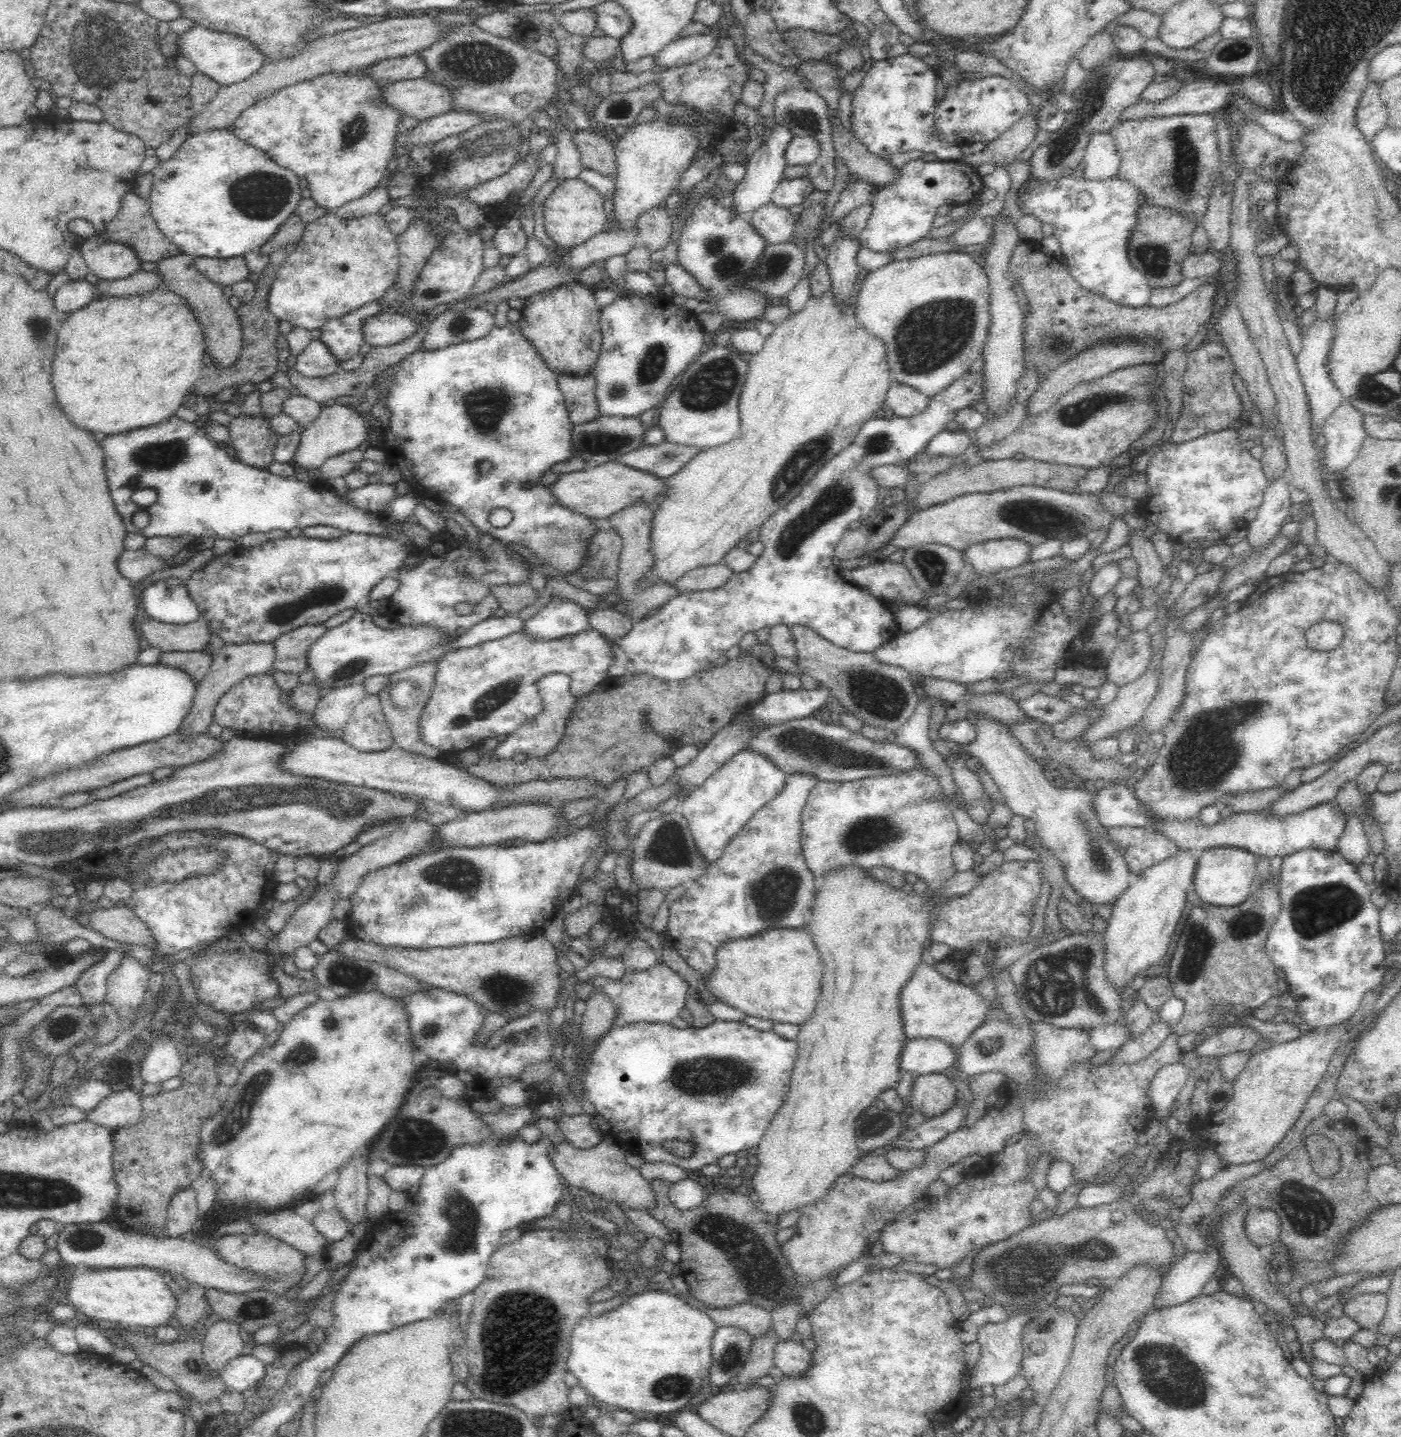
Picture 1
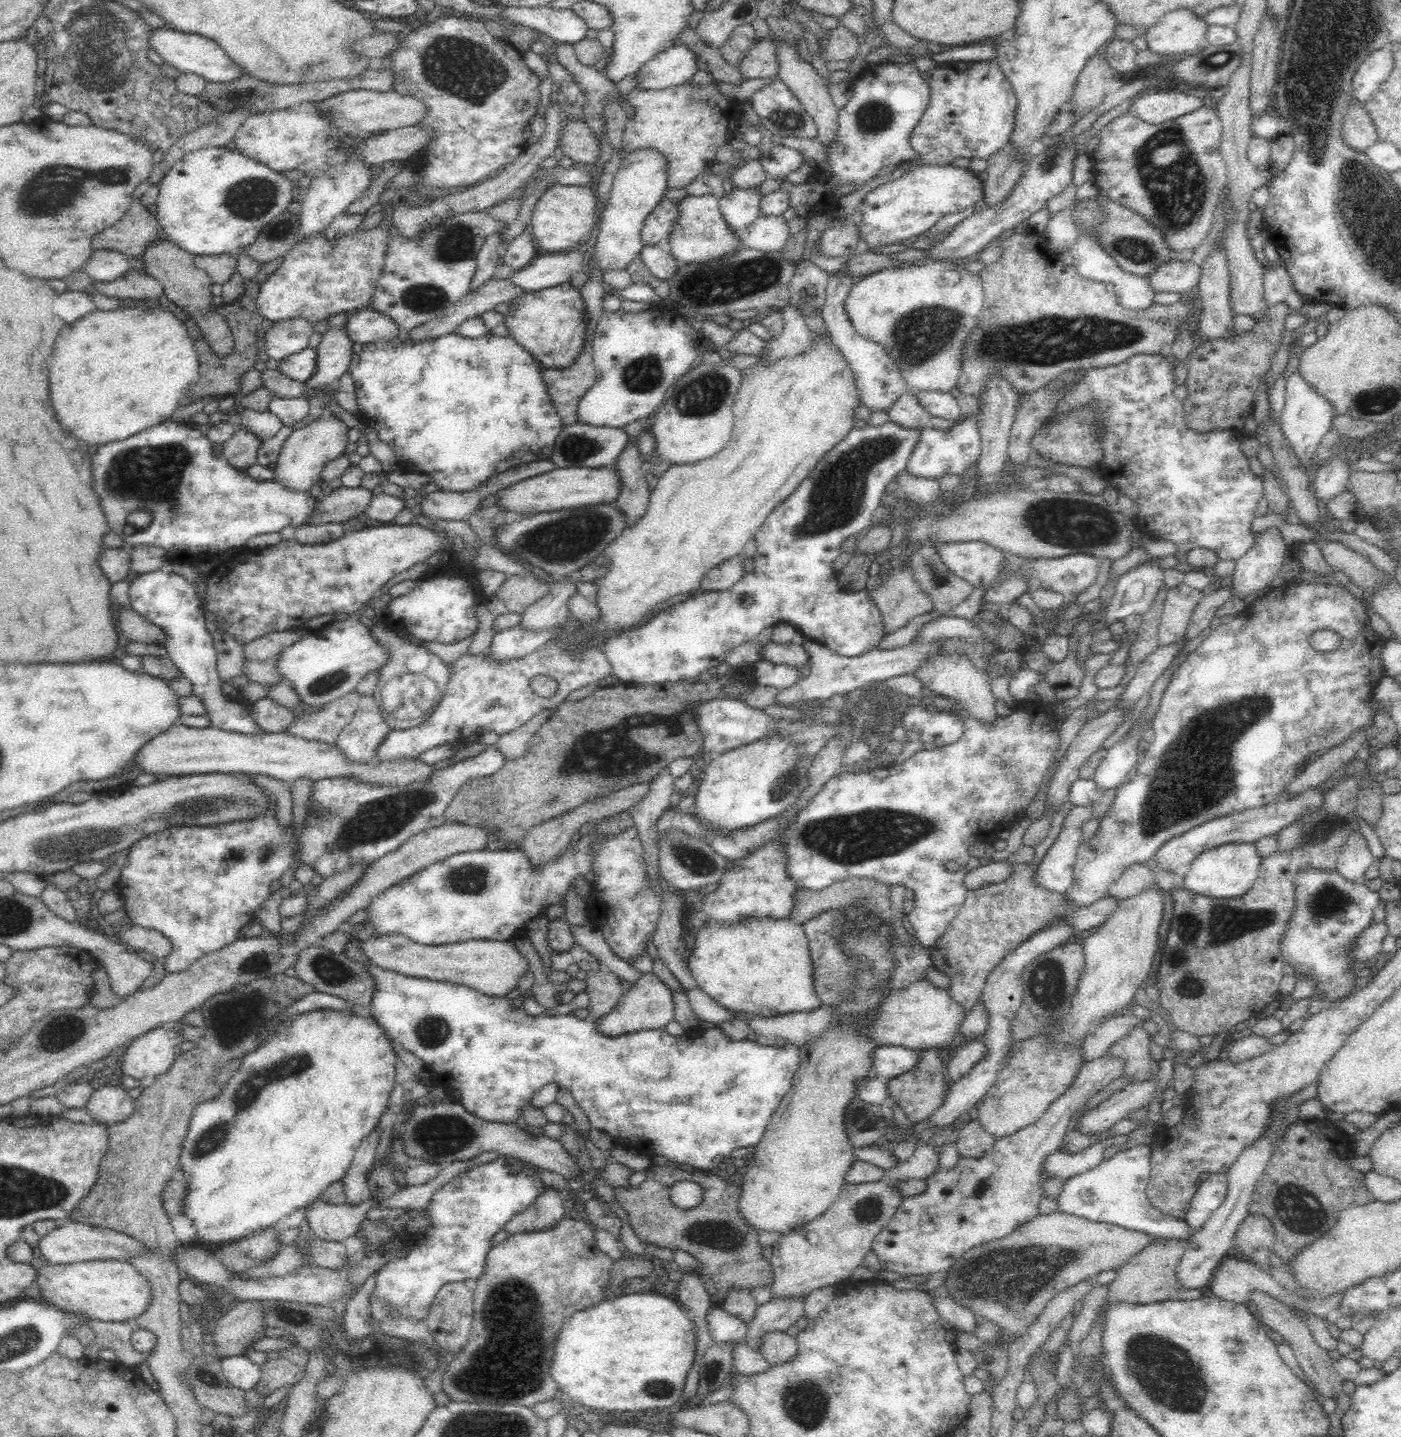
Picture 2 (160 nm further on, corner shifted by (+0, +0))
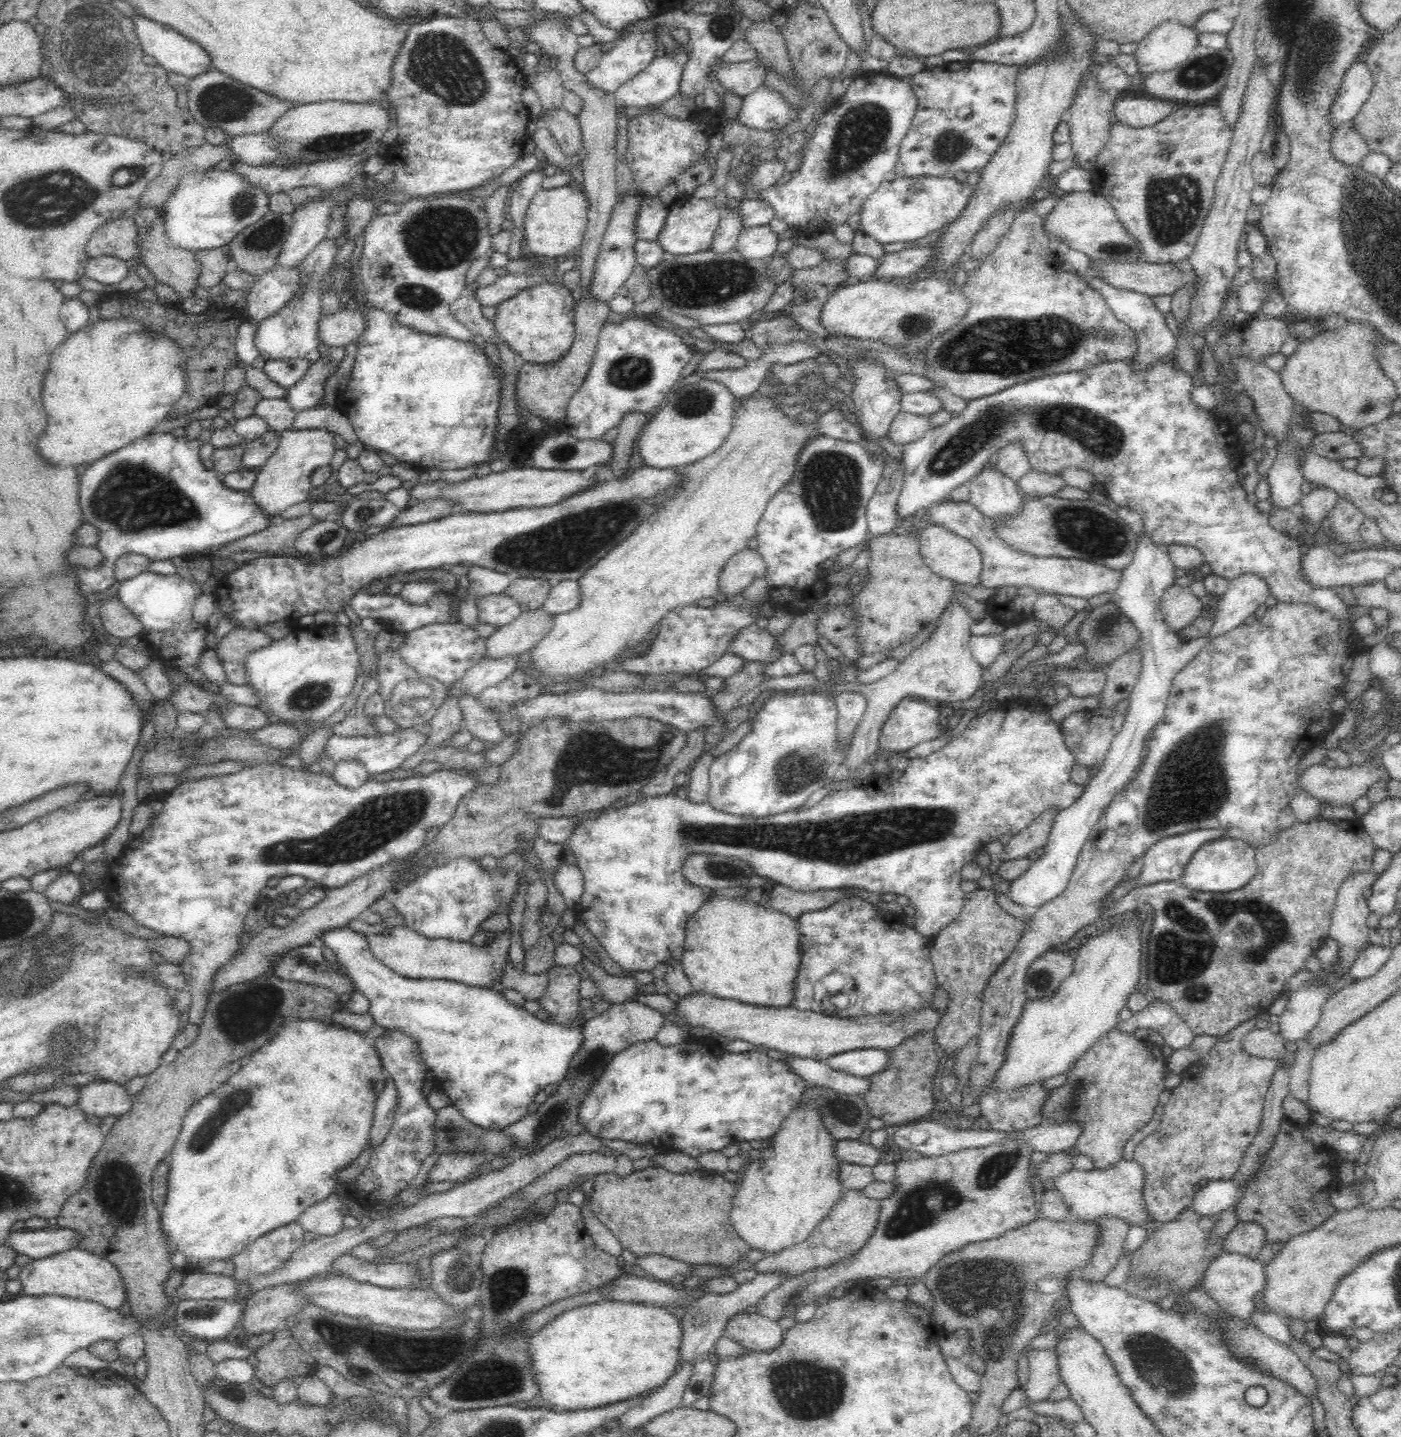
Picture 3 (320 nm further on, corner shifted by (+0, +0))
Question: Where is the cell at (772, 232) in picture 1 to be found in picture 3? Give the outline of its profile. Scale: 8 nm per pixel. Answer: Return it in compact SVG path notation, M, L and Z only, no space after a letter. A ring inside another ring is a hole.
M770 225L748 226L741 230L735 249L744 258L770 258L777 244L778 237Z

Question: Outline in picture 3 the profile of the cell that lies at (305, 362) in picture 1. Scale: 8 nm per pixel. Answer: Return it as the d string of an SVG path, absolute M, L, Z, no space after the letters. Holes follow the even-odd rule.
M306 358L266 361L263 372L270 377L272 383L289 389L295 386L311 368L311 363Z

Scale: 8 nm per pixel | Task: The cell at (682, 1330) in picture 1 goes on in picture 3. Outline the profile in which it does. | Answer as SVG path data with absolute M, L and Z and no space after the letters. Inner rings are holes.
M634 1302L583 1305L560 1314L530 1339L529 1361L542 1400L564 1410L593 1409L629 1398L645 1398L666 1383L681 1359L682 1324L668 1310Z

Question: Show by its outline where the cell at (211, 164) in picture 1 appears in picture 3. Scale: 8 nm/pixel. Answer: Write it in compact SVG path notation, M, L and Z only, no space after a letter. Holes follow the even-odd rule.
M206 168L200 172L190 172L180 178L180 184L172 190L162 208L162 219L166 234L180 249L189 251L208 250L228 244L246 226L260 220L270 212L268 198L270 194L264 192L259 186L250 184L243 176L238 176L233 170L218 170Z

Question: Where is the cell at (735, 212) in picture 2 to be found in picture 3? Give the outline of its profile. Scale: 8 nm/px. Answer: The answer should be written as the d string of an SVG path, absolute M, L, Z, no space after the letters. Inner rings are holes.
M722 207L719 225L709 250L716 254L726 254L728 250L734 249L743 228L743 220L739 217L739 210L735 207L730 211L728 207Z

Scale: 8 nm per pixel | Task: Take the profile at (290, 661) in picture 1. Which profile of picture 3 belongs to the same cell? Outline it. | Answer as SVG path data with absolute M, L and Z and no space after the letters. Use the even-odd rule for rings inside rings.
M234 628L230 634L223 636L217 647L215 648L218 658L221 660L226 682L230 684L247 684L247 676L245 675L245 661L246 655L253 650L268 646L272 638L265 633L257 630L243 630L242 628Z

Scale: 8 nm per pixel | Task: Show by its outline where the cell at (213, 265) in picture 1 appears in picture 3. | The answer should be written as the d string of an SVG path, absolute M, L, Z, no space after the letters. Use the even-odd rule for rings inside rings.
M218 247L194 253L202 269L198 275L197 284L205 289L221 284L223 274L231 268L229 257L224 254L224 251Z

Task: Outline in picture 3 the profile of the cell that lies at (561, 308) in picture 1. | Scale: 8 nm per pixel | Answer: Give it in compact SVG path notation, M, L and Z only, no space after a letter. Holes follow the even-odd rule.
M543 282L533 287L518 291L518 294L497 304L497 311L493 317L493 325L500 341L508 344L522 362L548 364L558 362L562 356L568 354L575 335L575 303L573 292L565 289L561 283Z

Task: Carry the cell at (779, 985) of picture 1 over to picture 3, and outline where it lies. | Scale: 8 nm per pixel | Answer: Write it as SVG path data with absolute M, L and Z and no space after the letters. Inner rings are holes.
M711 897L687 918L680 962L696 993L734 999L749 1005L784 1008L794 998L794 979L800 970L800 958L797 919L792 920L787 914L754 902L745 902L738 897Z

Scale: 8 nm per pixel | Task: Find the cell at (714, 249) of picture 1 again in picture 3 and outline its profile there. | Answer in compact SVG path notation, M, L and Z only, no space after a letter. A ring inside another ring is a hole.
M678 196L670 204L664 228L658 233L657 241L664 252L674 256L687 255L708 251L711 247L716 229L721 218L721 207L716 205L714 198L693 198L693 196Z

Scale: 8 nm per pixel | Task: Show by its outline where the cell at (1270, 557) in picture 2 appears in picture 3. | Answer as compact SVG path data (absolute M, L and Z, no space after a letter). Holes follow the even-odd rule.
M1251 572L1230 579L1226 592L1210 604L1215 615L1211 640L1244 624L1270 594L1266 581Z

